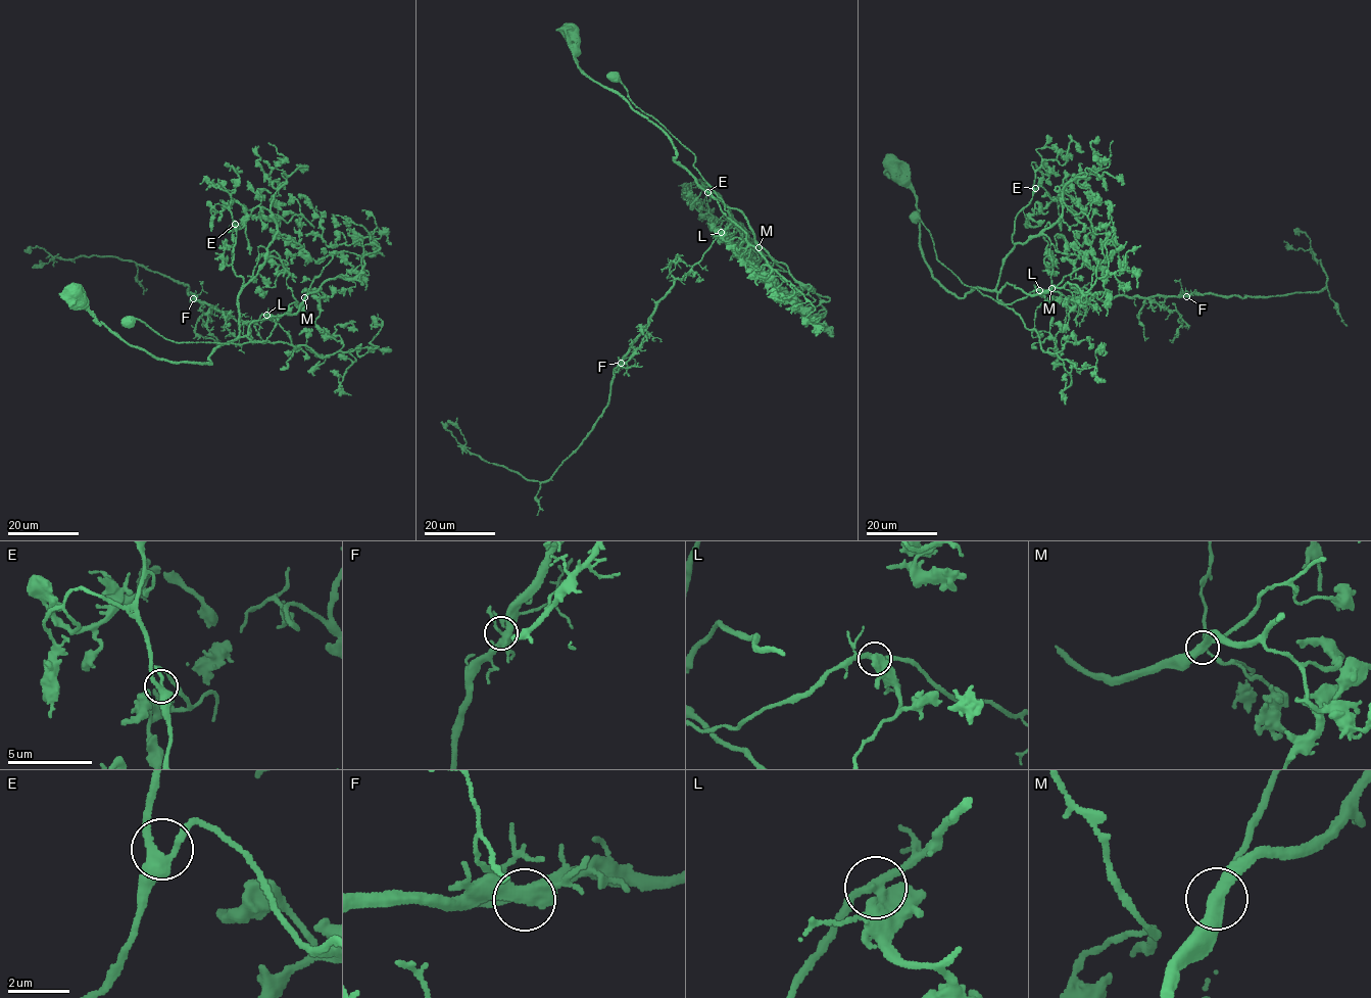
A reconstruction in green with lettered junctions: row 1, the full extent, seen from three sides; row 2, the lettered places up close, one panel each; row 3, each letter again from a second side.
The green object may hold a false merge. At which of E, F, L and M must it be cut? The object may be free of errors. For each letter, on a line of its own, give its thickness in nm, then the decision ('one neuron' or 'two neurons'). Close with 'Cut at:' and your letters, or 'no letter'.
E: 360 nm | one neuron
F: 340 nm | one neuron
L: 360 nm | two neurons
M: 360 nm | one neuron
Cut at: L

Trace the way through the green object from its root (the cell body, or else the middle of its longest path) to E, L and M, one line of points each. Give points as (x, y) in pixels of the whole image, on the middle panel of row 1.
E: (571, 33), (579, 68), (659, 126), (675, 161), (699, 186), (712, 187), (702, 183), (707, 192)
L: (571, 33), (579, 68), (660, 128), (675, 161), (742, 229), (747, 246), (737, 237), (724, 240), (722, 232)
M: (571, 33), (579, 68), (659, 126), (676, 152), (675, 161), (708, 195), (741, 212), (759, 246)

